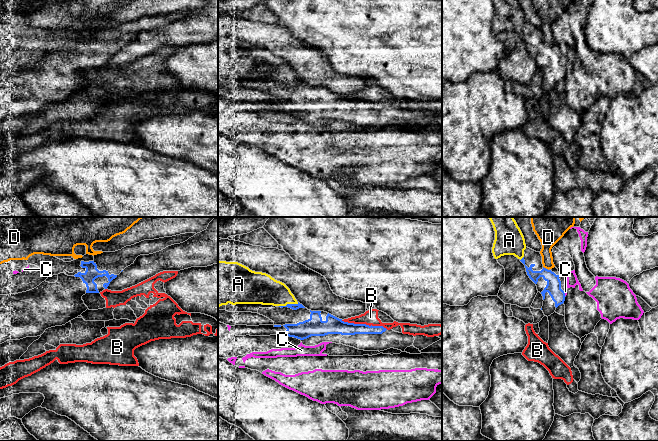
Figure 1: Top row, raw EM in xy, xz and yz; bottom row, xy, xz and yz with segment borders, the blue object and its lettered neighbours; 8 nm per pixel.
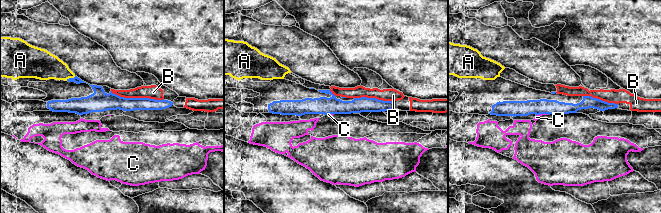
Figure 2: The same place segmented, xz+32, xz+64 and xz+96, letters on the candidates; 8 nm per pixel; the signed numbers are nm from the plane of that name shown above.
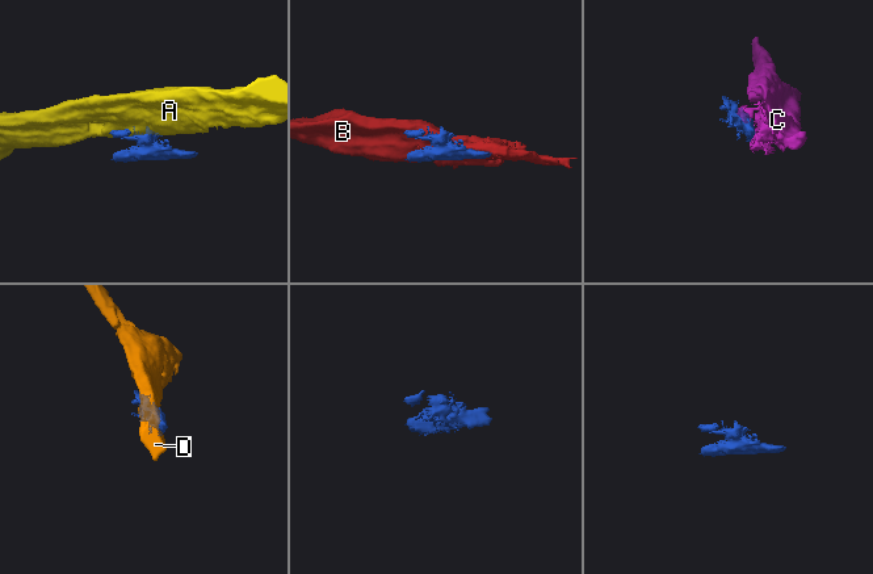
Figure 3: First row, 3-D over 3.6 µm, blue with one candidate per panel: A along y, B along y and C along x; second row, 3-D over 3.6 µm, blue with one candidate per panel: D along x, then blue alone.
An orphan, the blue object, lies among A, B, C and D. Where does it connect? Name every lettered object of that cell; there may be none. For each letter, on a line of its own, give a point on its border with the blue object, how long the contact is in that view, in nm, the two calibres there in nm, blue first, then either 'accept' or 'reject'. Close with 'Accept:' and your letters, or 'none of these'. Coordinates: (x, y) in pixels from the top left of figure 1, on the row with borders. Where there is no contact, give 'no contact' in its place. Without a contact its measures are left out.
A: xz (288, 304) | 160 nm | 50/240 nm | reject
B: xz (364, 324) | 380 nm | 140/120 nm | reject
C: yz (564, 294) | 50 nm | 120/20 nm | reject
D: yz (545, 268) | 60 nm | 120/150 nm | reject
Accept: none of these

